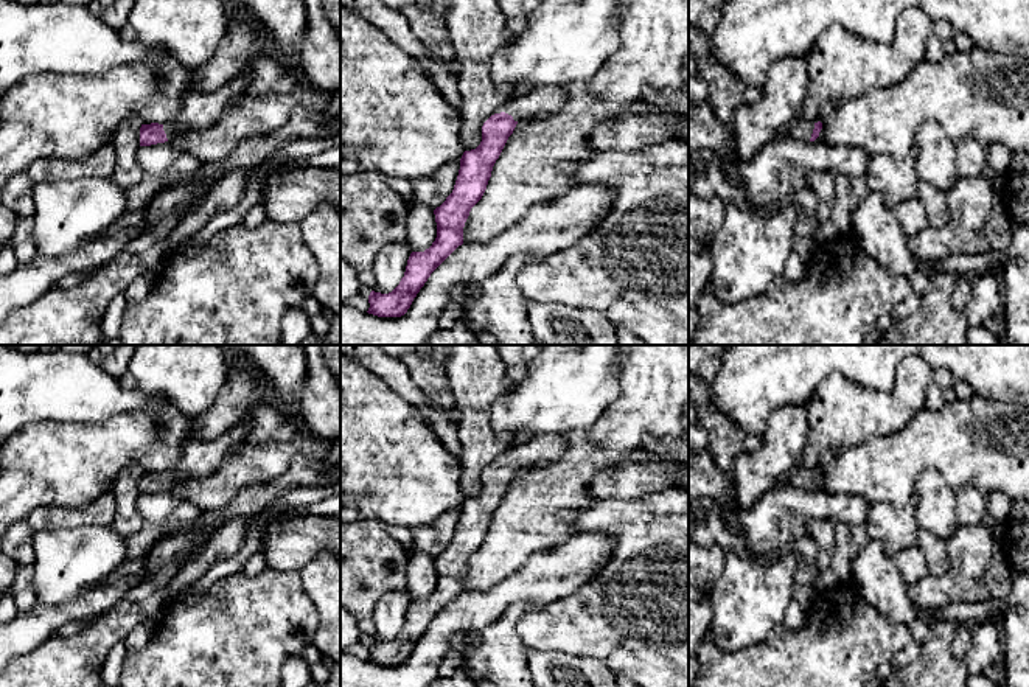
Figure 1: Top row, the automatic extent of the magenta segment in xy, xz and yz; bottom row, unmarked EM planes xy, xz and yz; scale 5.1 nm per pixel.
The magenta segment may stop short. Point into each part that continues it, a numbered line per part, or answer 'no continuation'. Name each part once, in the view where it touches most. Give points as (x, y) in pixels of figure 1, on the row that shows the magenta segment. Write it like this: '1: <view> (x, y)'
1: yz (799, 128)

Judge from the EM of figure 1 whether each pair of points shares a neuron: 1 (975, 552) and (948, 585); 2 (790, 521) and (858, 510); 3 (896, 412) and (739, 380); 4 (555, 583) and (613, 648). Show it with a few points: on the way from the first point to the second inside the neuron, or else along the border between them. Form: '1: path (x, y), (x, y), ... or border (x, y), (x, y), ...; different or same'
1: path (969, 560), (967, 566), (956, 577); same
2: path (807, 509), (841, 509); same
3: border (844, 375), (832, 373), (805, 406); different
4: border (597, 575), (546, 606); different

